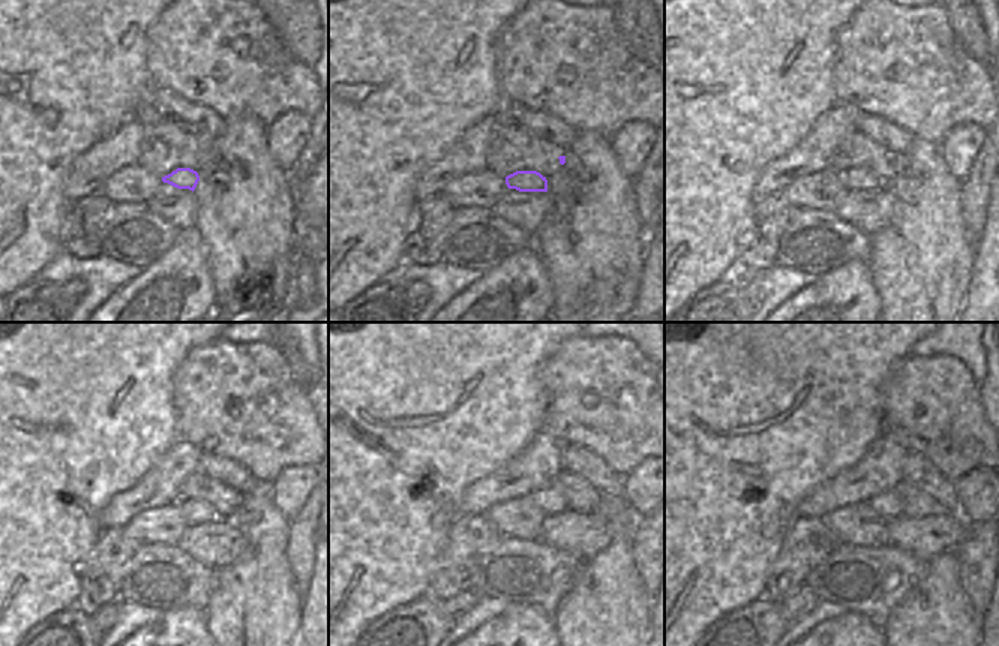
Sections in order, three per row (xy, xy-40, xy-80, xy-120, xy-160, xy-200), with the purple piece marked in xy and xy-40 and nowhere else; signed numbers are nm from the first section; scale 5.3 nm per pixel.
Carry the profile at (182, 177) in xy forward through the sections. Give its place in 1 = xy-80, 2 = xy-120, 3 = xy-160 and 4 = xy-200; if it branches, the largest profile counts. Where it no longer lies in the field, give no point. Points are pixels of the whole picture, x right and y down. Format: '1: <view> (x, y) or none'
1: xy-80 (855, 179)
2: xy-120 (197, 511)
3: xy-160 (551, 502)
4: xy-200 (890, 504)

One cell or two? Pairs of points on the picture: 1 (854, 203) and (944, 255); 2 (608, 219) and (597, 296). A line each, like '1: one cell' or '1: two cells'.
1: two cells
2: one cell

